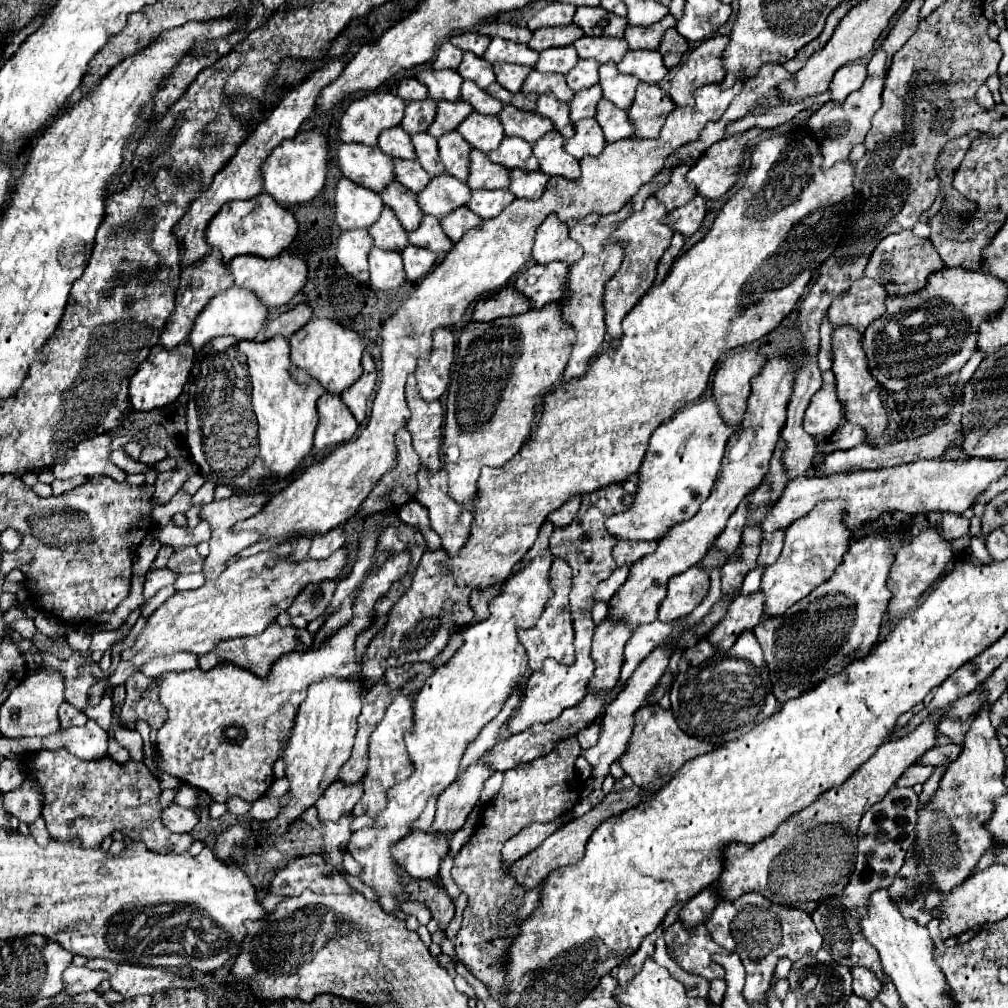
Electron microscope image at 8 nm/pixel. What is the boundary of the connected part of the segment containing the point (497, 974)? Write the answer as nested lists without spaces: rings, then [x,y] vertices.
[[[569,736],[567,740],[561,740],[547,756],[507,770],[499,794],[485,806],[479,828],[454,857],[451,876],[459,890],[469,896],[463,926],[455,938],[457,958],[463,960],[469,970],[489,988],[493,998],[503,996],[501,982],[505,950],[515,942],[521,920],[525,920],[539,906],[539,888],[521,888],[511,878],[509,868],[505,868],[501,862],[501,848],[527,824],[551,822],[575,806],[581,784],[575,776],[575,760],[579,754],[581,746],[577,738]]]

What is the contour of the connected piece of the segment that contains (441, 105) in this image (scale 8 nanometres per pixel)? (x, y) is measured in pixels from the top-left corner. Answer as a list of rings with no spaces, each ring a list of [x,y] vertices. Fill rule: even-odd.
[[[465,100],[437,102],[437,116],[429,128],[429,134],[439,138],[447,132],[453,132],[471,112],[473,112],[473,106],[467,104]]]

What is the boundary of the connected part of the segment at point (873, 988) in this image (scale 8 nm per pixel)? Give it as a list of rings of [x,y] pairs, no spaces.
[[[853,968],[853,992],[871,1002],[877,998],[877,994],[881,992],[881,984],[879,980],[875,980],[875,976],[871,976],[871,972],[867,972],[865,968]]]

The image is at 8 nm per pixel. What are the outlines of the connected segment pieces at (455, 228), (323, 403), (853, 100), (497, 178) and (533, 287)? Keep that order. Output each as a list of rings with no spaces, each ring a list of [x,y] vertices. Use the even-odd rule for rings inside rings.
[[[461,206],[461,208],[457,208],[455,212],[451,212],[449,216],[445,216],[445,218],[441,220],[441,226],[443,226],[443,232],[445,232],[453,242],[459,242],[467,230],[479,228],[481,222],[483,222],[481,216],[477,216],[475,212],[471,212],[467,206]]]
[[[325,392],[317,400],[317,412],[319,412],[319,424],[317,424],[315,442],[313,442],[317,450],[333,448],[355,436],[359,424],[349,412],[349,408],[343,404],[339,394]]]
[[[881,48],[875,50],[871,62],[869,62],[869,72],[867,72],[867,80],[863,82],[863,86],[859,90],[855,90],[847,102],[843,104],[835,104],[833,100],[825,102],[809,120],[807,120],[807,132],[819,140],[821,146],[821,154],[823,154],[823,168],[831,168],[837,162],[847,160],[851,148],[855,144],[861,144],[865,140],[865,134],[871,128],[871,118],[873,114],[881,108],[881,92],[883,92],[883,84],[885,84],[885,68],[887,64],[887,56]]]
[[[471,150],[471,172],[467,186],[471,190],[477,188],[487,188],[487,190],[497,190],[497,188],[507,188],[511,184],[511,170],[503,168],[501,164],[495,164],[489,160],[489,156],[481,150]]]
[[[549,262],[547,266],[537,264],[525,270],[515,280],[515,288],[523,292],[533,302],[535,308],[543,308],[543,304],[563,298],[563,290],[567,288],[567,276],[569,276],[569,266],[563,262]],[[531,274],[537,276],[535,284],[527,282]]]

